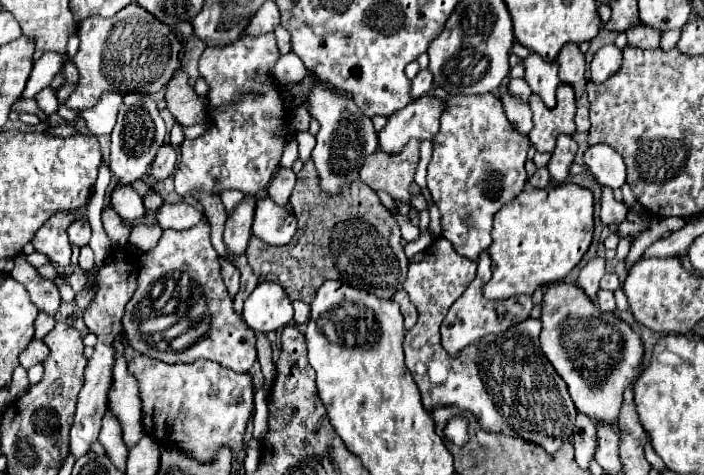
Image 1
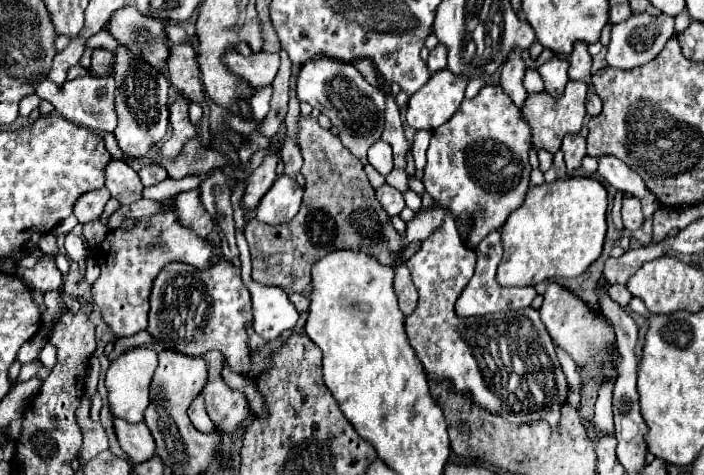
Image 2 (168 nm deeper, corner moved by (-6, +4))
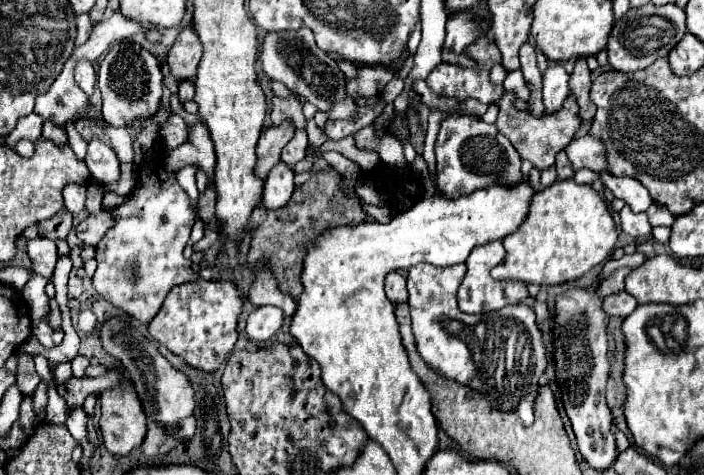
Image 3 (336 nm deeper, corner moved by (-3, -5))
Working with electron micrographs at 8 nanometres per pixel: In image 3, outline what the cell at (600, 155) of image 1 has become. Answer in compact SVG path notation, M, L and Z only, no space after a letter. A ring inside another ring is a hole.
M603 172L599 178L601 178L603 186L609 188L615 198L625 200L633 212L645 212L653 204L647 188L641 182L637 182L635 178L613 176L609 172Z

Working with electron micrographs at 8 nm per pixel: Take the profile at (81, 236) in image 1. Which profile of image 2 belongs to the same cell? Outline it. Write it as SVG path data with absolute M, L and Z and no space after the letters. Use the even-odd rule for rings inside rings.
M100 187L100 189L84 193L74 205L76 219L80 223L88 223L88 221L96 219L104 211L104 205L106 205L108 199L110 199L110 193L108 193L106 187Z

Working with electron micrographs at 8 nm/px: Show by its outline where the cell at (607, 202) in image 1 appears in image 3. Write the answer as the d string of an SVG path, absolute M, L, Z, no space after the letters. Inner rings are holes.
M623 206L623 210L619 212L619 218L621 218L621 230L625 234L629 234L633 238L649 236L651 234L651 224L649 224L645 212L635 214L629 206Z

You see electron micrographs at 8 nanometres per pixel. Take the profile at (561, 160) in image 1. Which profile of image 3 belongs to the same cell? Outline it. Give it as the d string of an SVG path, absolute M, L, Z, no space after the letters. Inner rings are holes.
M583 136L583 138L571 140L569 146L565 148L565 154L567 154L573 170L589 168L597 174L607 170L607 166L605 166L605 148L597 138Z

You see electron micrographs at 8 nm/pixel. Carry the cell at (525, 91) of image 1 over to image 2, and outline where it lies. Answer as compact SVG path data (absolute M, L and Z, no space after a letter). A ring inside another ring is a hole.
M528 71L526 77L524 77L524 87L528 93L538 93L538 91L544 91L544 85L542 85L542 79L538 77L538 73L534 71Z

